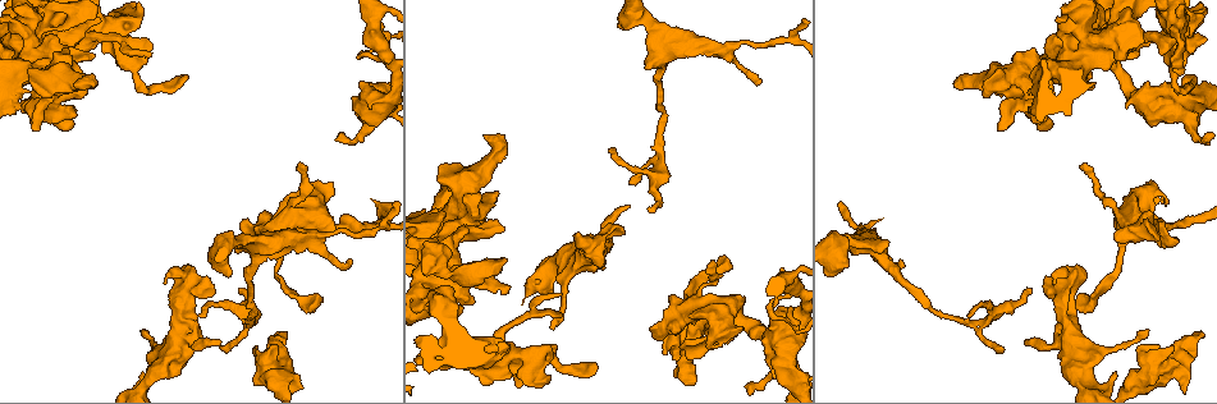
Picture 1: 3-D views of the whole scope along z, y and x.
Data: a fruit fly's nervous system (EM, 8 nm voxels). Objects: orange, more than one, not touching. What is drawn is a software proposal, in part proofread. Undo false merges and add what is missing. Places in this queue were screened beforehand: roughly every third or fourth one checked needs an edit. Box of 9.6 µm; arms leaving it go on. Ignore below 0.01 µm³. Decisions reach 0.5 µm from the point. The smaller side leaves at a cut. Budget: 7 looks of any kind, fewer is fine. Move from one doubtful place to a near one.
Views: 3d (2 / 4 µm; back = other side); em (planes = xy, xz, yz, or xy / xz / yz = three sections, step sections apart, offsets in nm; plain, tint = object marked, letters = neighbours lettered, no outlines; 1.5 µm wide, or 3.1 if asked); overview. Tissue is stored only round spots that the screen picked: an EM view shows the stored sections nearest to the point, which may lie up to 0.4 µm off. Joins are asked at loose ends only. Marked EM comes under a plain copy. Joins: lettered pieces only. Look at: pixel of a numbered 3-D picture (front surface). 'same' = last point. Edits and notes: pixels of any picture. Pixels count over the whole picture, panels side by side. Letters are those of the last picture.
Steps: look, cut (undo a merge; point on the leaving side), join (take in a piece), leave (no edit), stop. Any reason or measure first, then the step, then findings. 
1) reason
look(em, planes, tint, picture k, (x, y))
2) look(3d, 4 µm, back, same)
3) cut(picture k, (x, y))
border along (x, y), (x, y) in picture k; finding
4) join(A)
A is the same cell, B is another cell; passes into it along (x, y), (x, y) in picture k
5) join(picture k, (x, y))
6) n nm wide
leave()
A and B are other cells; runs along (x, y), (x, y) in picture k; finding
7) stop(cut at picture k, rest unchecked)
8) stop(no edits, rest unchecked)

branch stops here
look(3d, 4 µm, picture 1, (330, 183))

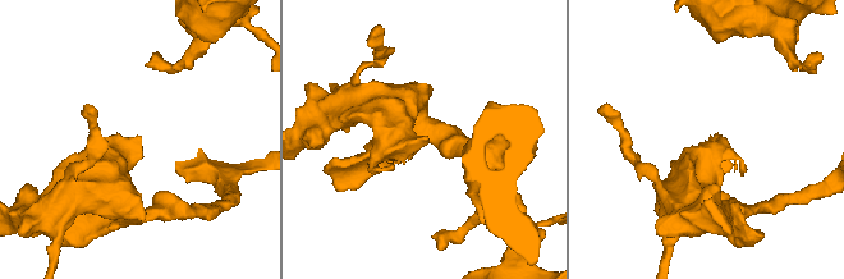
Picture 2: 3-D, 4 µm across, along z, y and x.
look(em, planes, tint, picture 2, (427, 139))

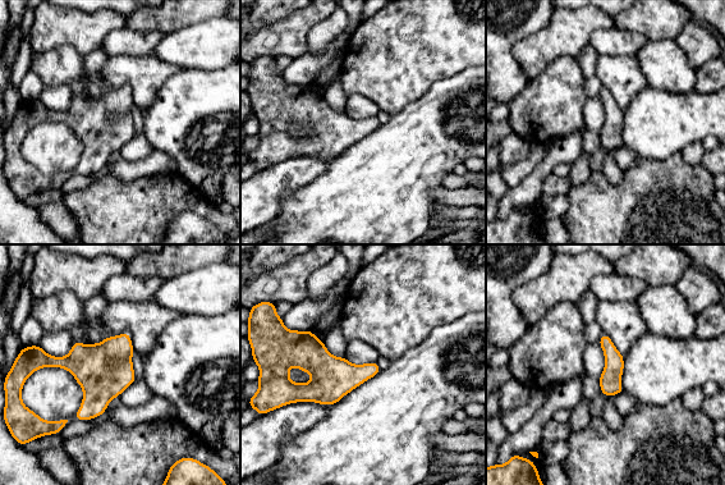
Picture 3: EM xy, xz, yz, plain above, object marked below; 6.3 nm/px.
what lies round it
look(em, planes, letters, same)

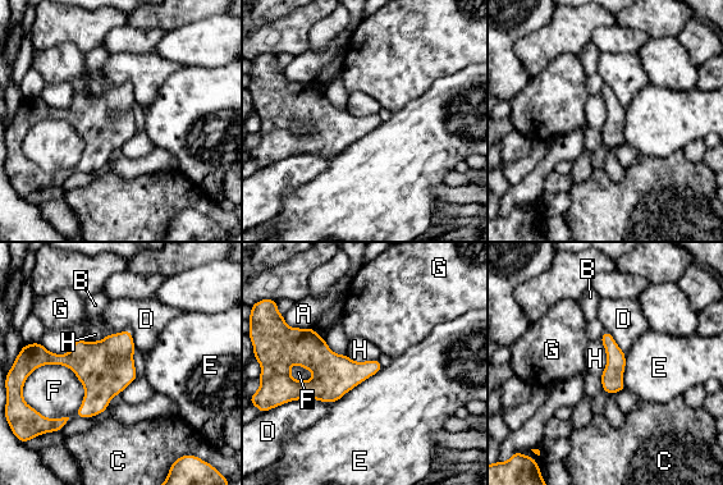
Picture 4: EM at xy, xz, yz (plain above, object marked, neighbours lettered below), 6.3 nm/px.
leave()
A, B, C, D, E, F, G and H are other cells; border along (599, 339), (605, 353), (600, 374) in picture 4; no lettered piece goes on from it

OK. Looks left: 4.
thick end
look(3d, 4 µm, picture 1, (256, 346))

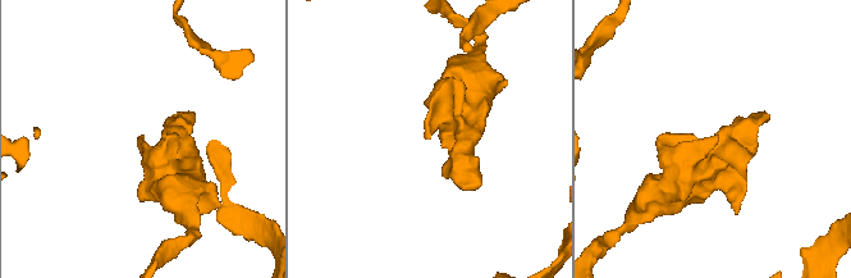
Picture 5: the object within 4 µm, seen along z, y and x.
look(em, xy, step 8, tint, picture 5, (716, 136))

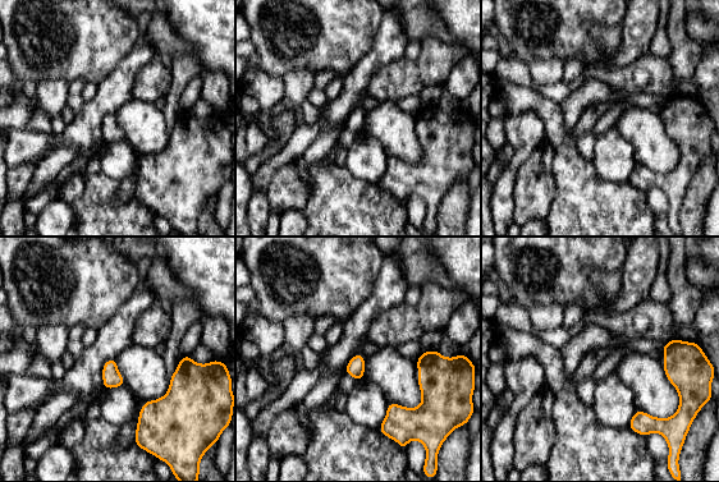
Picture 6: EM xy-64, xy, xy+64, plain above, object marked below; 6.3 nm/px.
look(em, planes, letters, same)

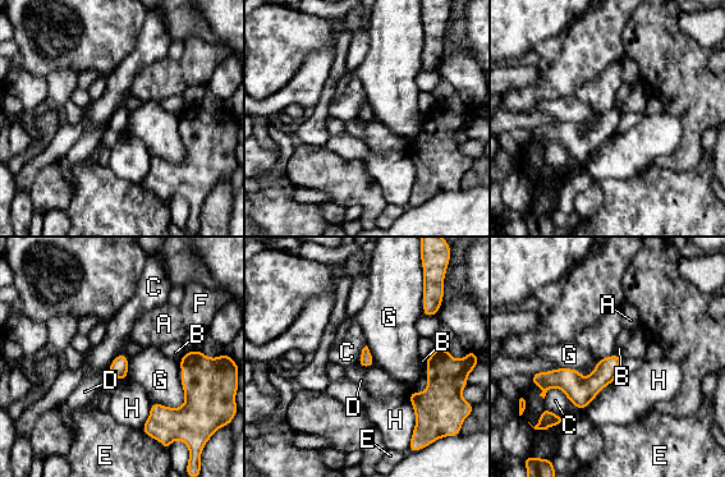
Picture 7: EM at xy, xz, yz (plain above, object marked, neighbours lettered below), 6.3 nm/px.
leave()
A, B, C, D, E, F, G and H are other cells; no lettered piece goes on from it

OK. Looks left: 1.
stop(no edits, rest unchecked)

